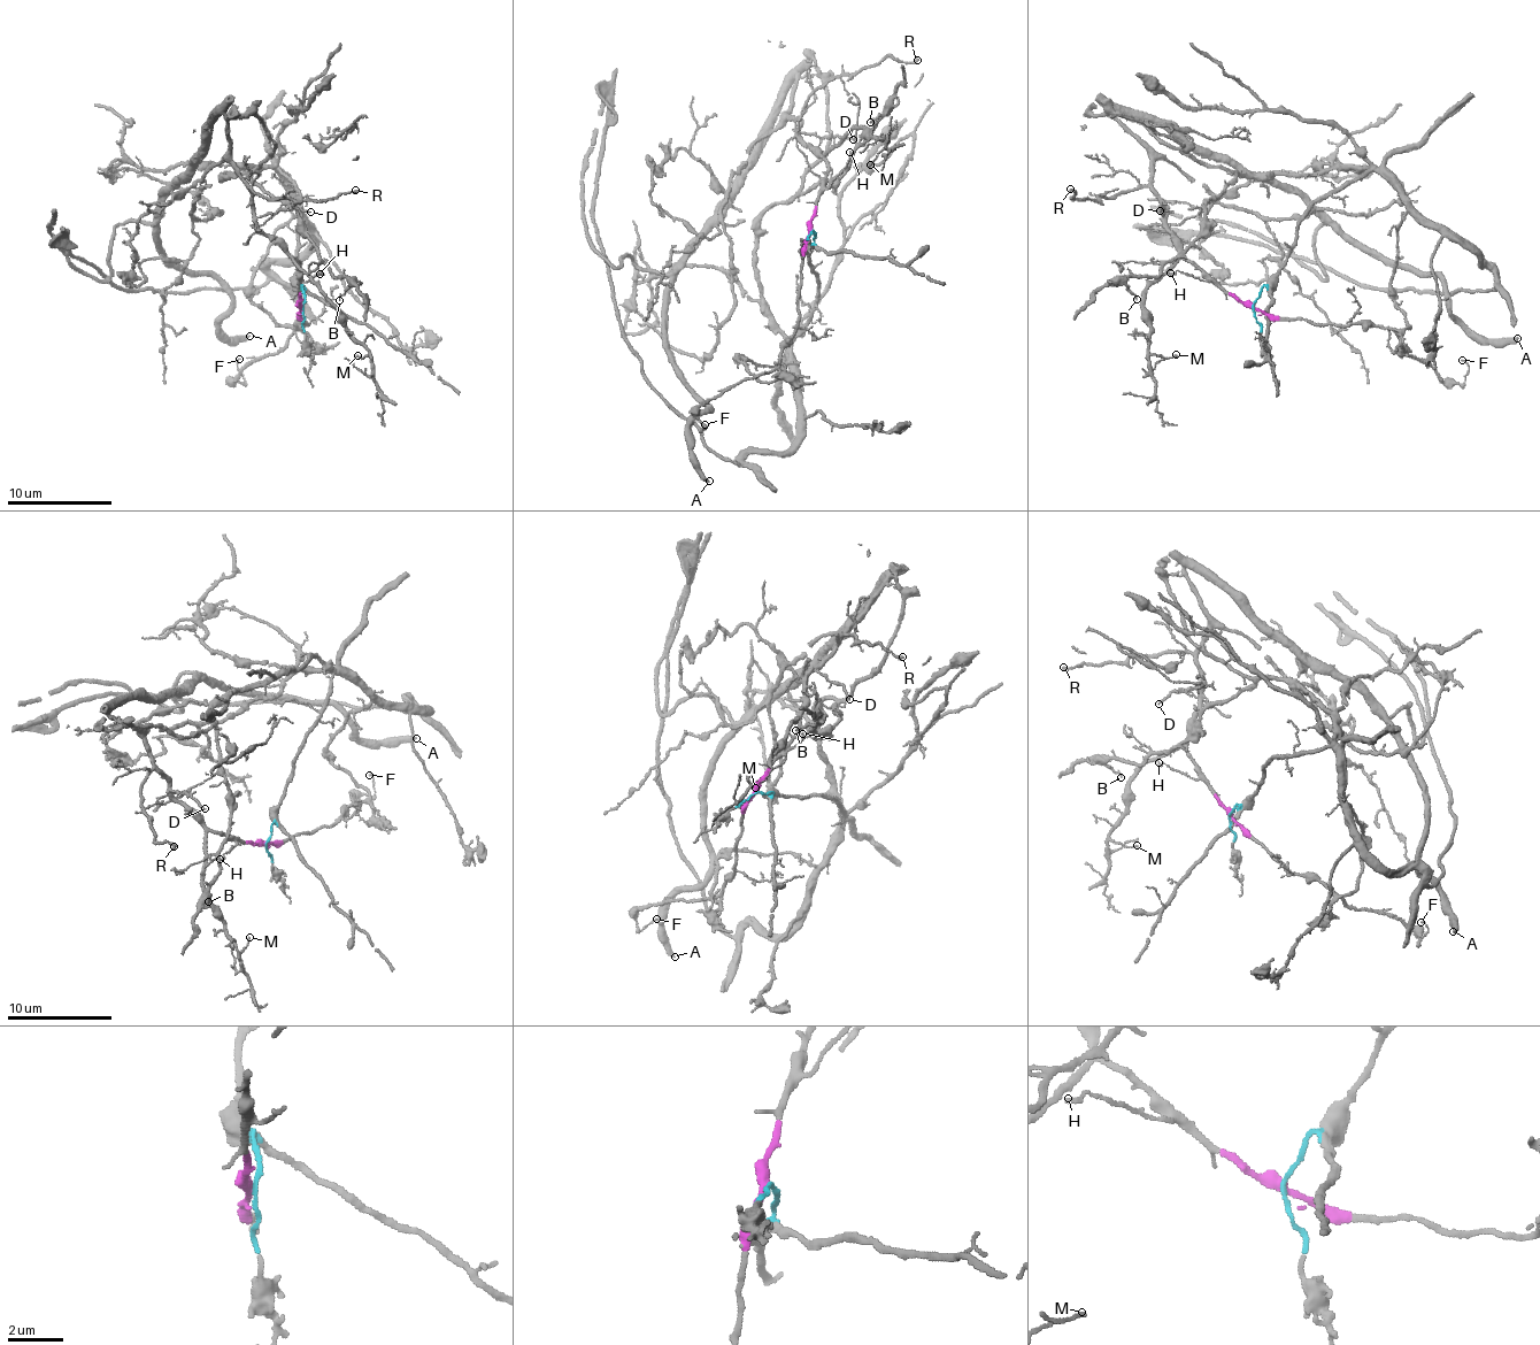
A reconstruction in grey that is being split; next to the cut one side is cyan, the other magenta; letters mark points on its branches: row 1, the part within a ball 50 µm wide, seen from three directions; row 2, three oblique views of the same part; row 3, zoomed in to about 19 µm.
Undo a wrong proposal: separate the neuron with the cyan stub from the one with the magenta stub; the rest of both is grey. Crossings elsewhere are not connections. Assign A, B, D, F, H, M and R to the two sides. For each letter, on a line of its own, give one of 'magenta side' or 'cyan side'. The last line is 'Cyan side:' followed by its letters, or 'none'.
A: magenta side
B: cyan side
D: magenta side
F: magenta side
H: magenta side
M: magenta side
R: magenta side
Cyan side: B

